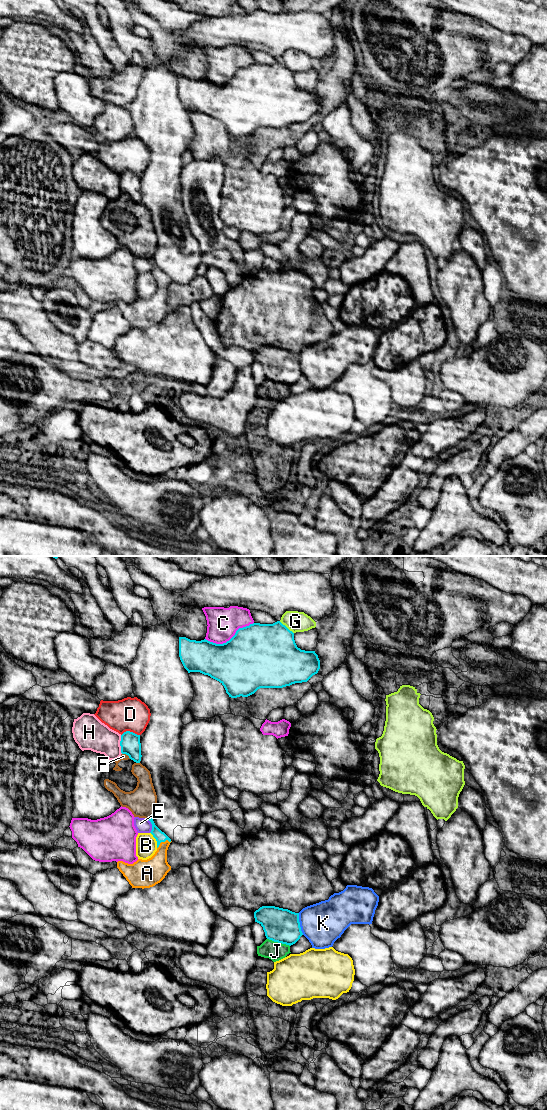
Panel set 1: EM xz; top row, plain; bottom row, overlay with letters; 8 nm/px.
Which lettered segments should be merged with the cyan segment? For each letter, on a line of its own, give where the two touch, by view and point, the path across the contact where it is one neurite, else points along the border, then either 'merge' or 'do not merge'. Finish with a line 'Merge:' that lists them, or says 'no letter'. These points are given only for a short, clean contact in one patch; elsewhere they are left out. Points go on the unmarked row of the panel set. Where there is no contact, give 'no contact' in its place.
A: xz (163, 281) | across xz (160, 276), (163, 281), (160, 298), (153, 310) | merge
B: xz (156, 280) | do not merge
C: xz (230, 79) | do not merge
D: xz (130, 172) | do not merge
E: xz (152, 266) | do not merge
F: xz (126, 194) | do not merge
G: xz (285, 66) | do not merge
H: xz (120, 184) | do not merge
J: xz (278, 382) | do not merge
K: xz (299, 364) | do not merge
Merge: A

